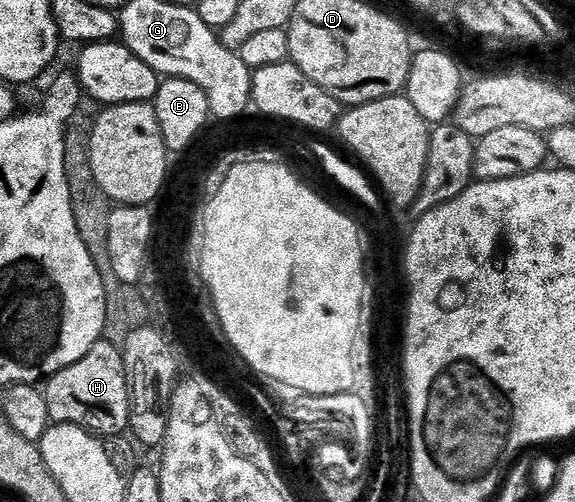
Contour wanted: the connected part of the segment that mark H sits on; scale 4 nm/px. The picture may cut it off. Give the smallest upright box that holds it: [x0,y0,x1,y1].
[45,339,131,438]

